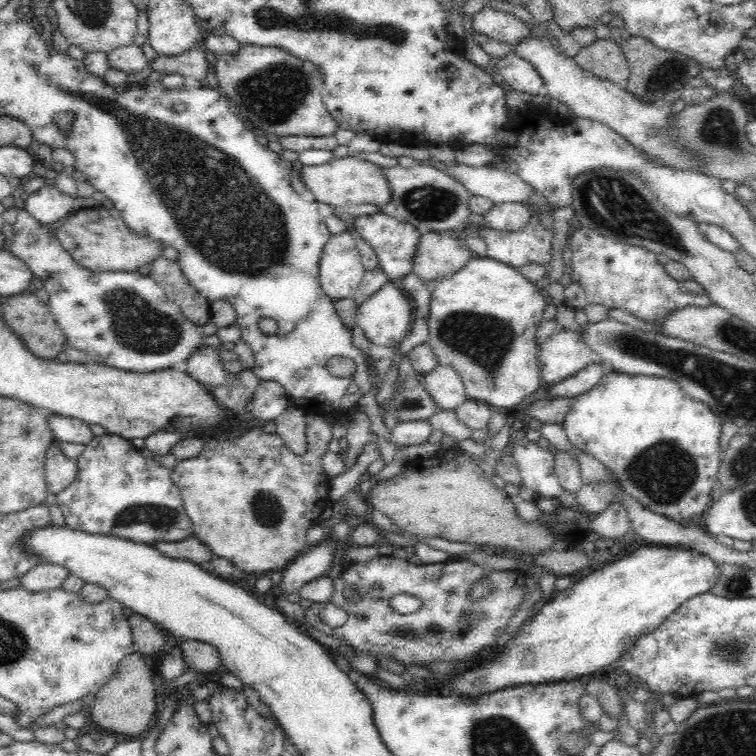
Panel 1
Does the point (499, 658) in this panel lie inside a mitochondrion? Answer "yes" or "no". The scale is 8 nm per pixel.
no

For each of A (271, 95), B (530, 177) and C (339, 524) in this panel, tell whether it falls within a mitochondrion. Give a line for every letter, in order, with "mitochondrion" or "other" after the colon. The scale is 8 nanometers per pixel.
A: mitochondrion
B: other
C: other

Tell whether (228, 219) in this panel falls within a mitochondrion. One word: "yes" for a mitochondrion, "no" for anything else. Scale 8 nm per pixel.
yes

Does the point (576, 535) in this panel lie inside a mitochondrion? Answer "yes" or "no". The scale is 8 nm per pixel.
no

